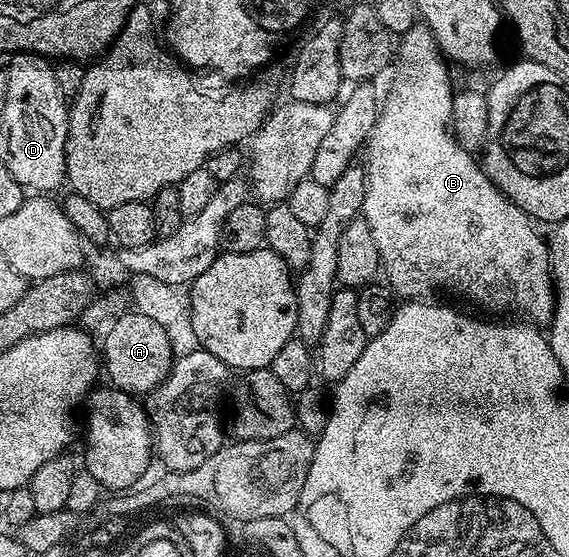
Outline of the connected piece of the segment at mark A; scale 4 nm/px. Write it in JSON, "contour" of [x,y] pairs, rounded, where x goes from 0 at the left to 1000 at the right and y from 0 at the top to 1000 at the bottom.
{"contour":[[[237,557],[227,564],[206,564],[188,582],[183,623],[179,616],[179,666],[185,675],[190,671],[188,686],[209,702],[218,702],[223,709],[260,713],[299,670],[306,636],[292,591],[278,576]]]}

